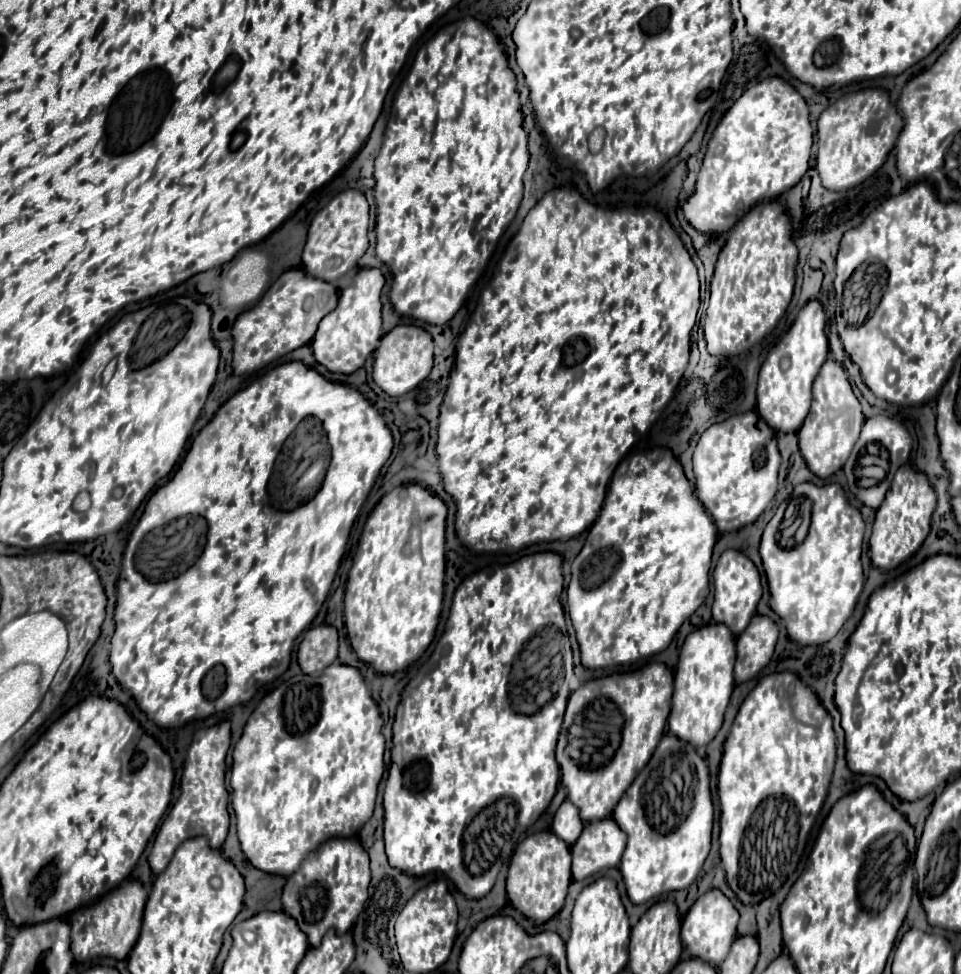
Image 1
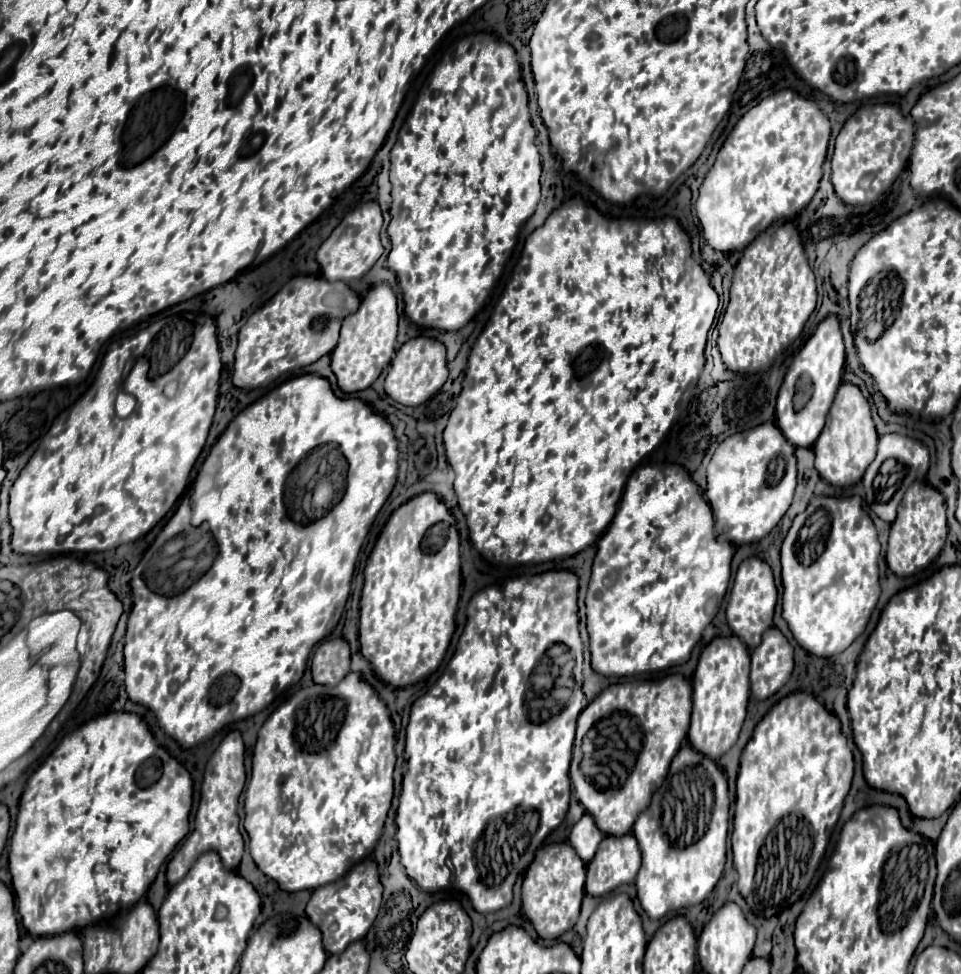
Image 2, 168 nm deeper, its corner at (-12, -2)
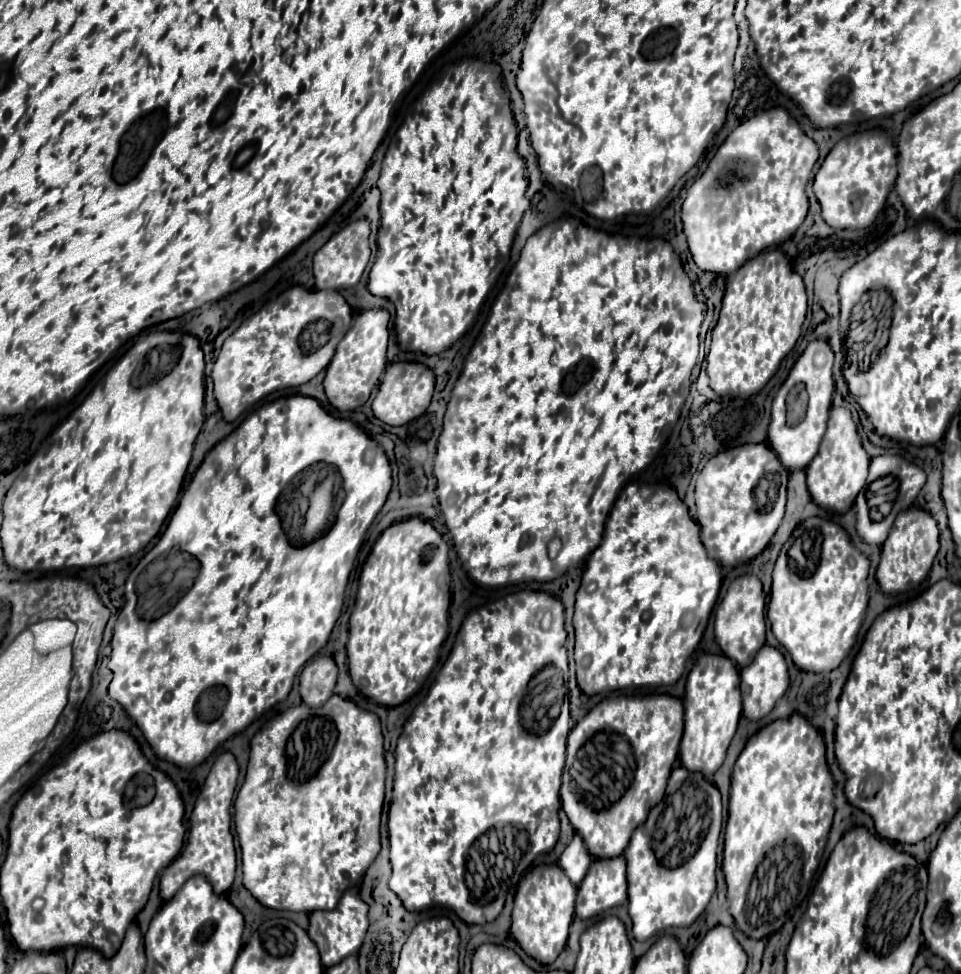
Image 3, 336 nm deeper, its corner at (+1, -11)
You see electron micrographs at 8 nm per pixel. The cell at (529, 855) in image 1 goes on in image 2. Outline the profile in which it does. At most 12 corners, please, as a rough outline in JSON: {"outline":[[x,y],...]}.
{"outline":[[545,845],[523,879],[523,913],[541,939],[573,929],[585,863]]}

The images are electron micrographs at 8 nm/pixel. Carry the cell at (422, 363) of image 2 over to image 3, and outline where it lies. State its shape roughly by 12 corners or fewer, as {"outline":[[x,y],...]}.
{"outline":[[420,362],[386,368],[372,412],[402,426],[426,412],[434,372]]}

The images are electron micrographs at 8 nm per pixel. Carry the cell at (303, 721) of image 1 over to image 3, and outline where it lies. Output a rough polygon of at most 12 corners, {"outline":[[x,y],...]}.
{"outline":[[332,694],[250,742],[244,886],[332,910],[380,850],[378,716]]}

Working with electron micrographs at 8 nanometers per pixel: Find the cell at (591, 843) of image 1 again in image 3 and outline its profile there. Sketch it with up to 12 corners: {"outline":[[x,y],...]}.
{"outline":[[598,858],[580,882],[576,916],[626,902],[626,860]]}

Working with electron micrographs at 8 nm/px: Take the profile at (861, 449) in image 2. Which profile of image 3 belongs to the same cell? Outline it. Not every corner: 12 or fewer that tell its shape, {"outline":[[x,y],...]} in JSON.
{"outline":[[832,406],[806,466],[812,500],[846,512],[870,456],[850,410]]}

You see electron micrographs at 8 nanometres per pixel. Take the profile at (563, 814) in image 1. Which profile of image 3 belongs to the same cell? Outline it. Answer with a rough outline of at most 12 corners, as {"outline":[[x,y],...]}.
{"outline":[[578,834],[558,860],[560,868],[578,886],[592,856]]}

